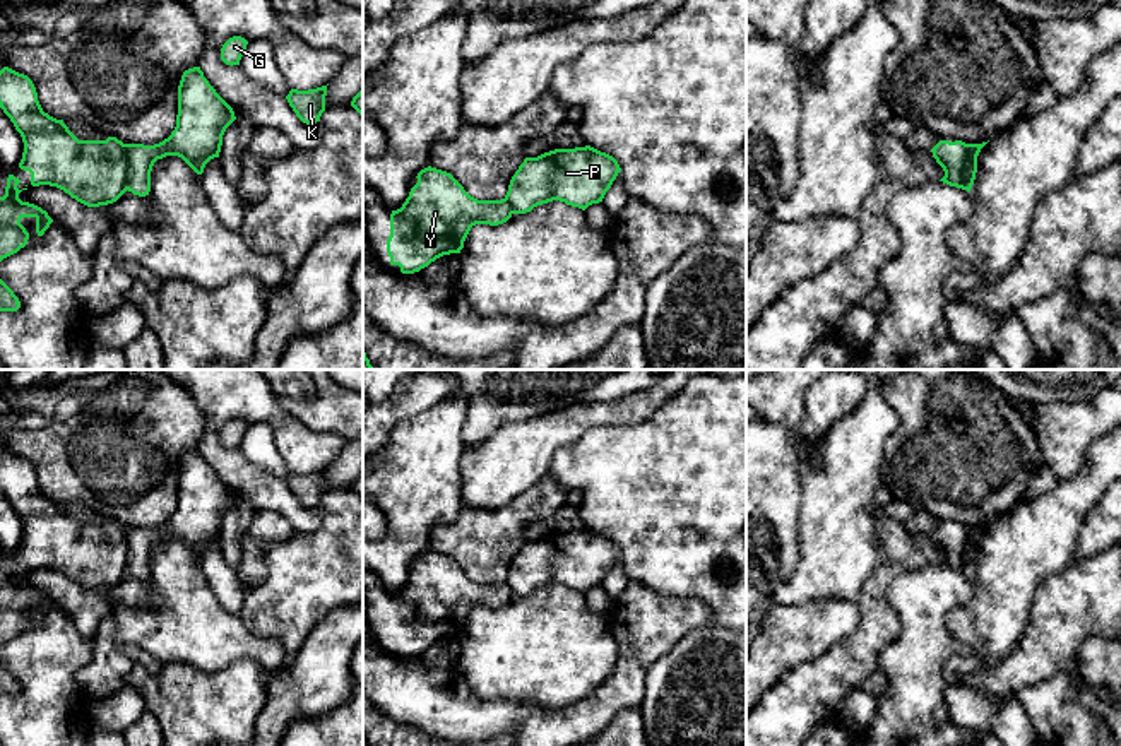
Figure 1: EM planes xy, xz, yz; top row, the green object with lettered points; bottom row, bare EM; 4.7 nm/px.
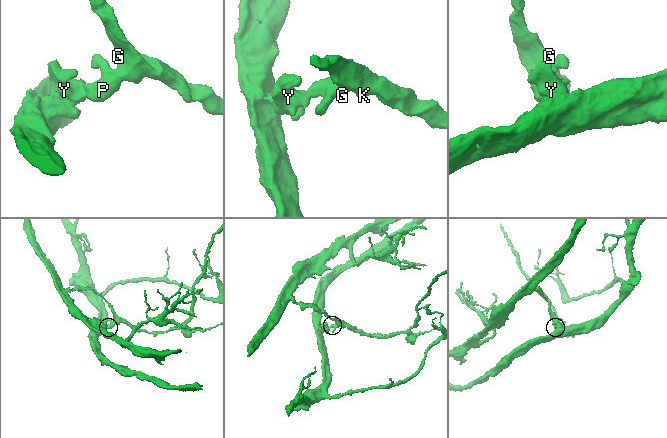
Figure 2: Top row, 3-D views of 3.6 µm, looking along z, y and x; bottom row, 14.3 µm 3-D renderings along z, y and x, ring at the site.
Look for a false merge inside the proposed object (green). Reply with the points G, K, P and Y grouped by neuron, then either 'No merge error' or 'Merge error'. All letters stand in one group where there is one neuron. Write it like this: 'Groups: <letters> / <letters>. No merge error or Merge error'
Groups: G K P / Y. Merge error

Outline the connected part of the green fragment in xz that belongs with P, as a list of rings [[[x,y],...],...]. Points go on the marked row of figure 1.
[[[590,145],[555,149],[525,157],[510,180],[505,200],[513,214],[560,200],[585,210],[602,202],[618,173],[618,161]]]

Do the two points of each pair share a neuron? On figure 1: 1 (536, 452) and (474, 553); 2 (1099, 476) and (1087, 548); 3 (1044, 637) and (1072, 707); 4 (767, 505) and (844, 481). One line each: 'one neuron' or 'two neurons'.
1: two neurons
2: two neurons
3: two neurons
4: two neurons

